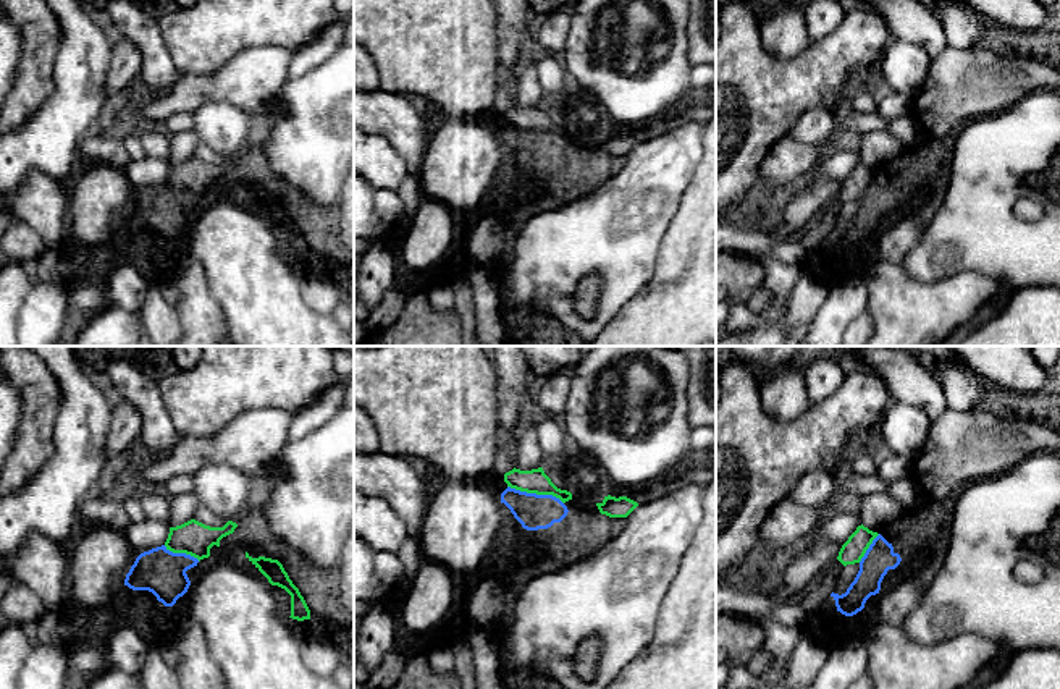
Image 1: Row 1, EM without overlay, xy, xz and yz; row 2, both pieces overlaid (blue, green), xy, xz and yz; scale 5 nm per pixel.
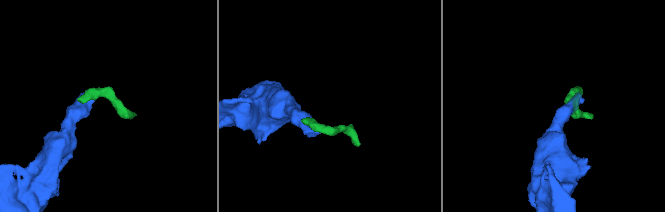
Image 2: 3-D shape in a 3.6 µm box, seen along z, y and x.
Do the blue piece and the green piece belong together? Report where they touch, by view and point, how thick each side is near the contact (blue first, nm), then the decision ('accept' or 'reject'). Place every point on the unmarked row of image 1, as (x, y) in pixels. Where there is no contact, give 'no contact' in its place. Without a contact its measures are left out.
contact xz (535, 131); calibres 180 and 120 nm; reject

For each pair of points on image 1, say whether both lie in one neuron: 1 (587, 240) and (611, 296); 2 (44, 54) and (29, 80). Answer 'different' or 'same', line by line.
1: same
2: same

